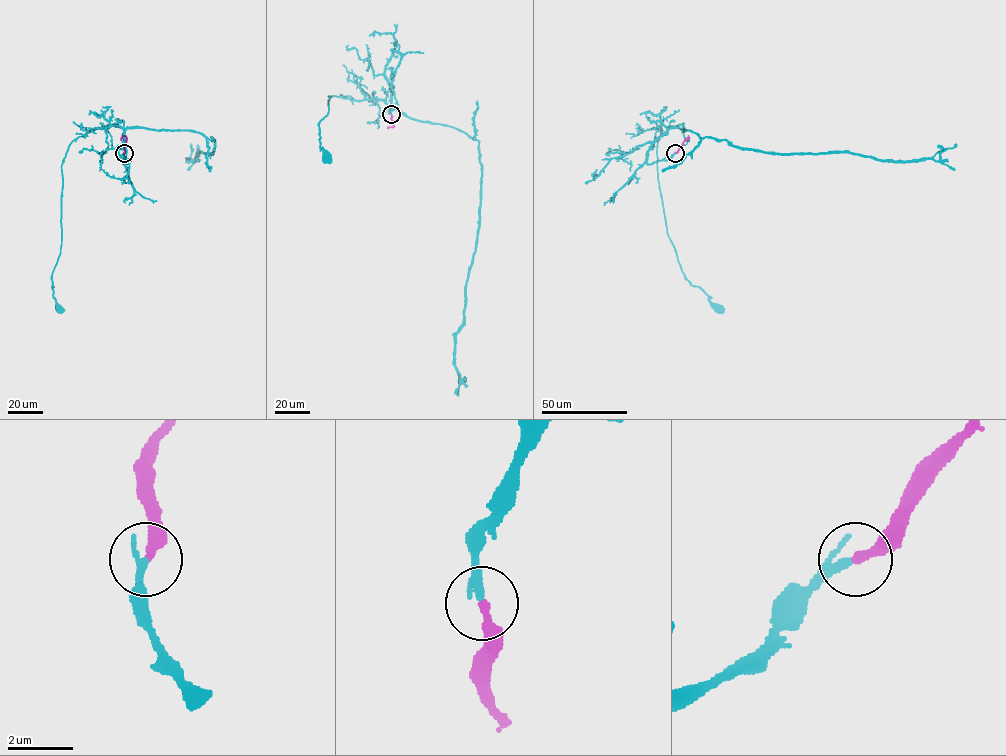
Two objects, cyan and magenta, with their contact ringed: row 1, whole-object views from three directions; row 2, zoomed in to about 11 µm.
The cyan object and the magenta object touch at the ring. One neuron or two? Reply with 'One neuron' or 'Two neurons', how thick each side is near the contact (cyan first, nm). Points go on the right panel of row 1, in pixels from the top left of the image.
One neuron. Thickness 190 nm (cyan) against 280 nm

